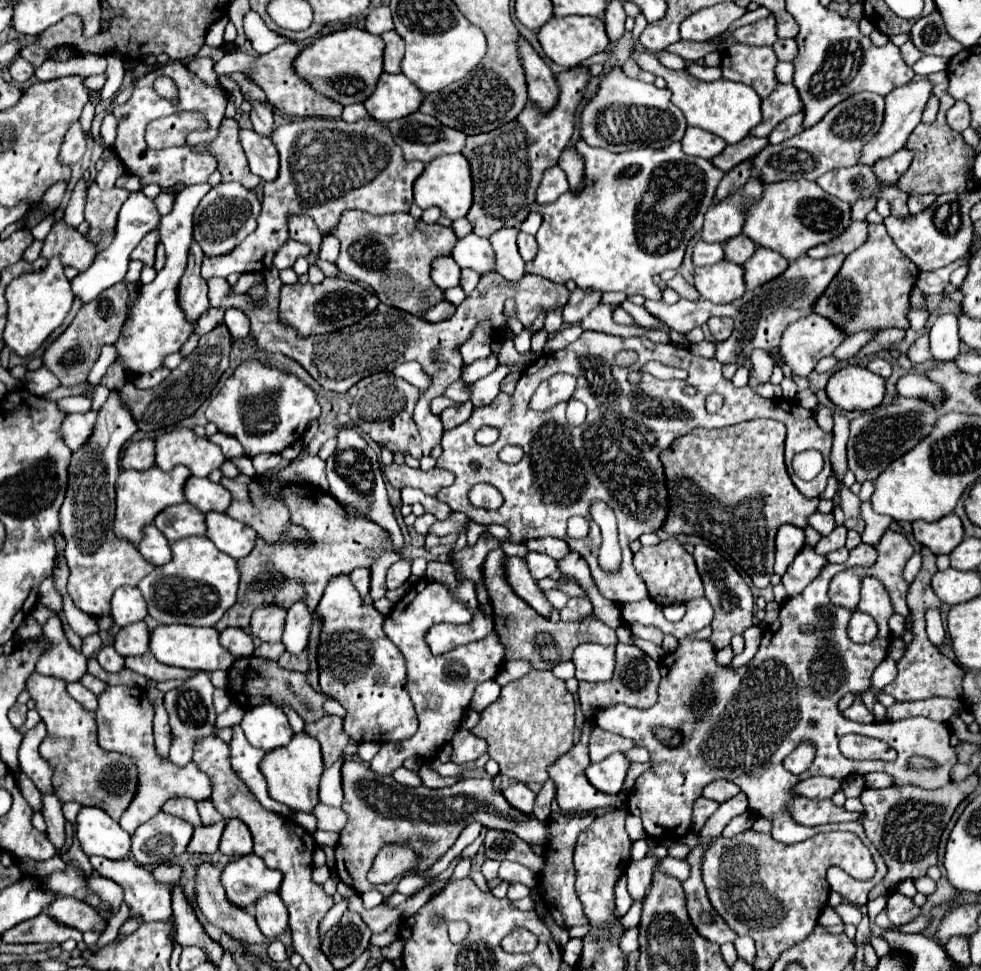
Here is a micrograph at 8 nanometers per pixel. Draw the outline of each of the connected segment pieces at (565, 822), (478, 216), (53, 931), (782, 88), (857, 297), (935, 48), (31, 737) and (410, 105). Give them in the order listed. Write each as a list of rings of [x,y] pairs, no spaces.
[[[556,812],[556,814],[550,814],[548,818],[548,826],[550,826],[550,832],[552,832],[552,840],[548,844],[548,860],[546,860],[546,868],[544,872],[538,876],[538,882],[544,890],[544,900],[548,904],[548,910],[552,914],[552,918],[556,920],[556,924],[560,924],[562,928],[572,928],[572,926],[580,926],[580,924],[588,924],[588,918],[586,914],[582,912],[582,904],[576,896],[576,890],[574,890],[574,882],[576,882],[576,870],[574,870],[574,864],[572,864],[572,852],[576,848],[576,840],[578,840],[578,834],[582,830],[586,830],[592,822],[596,820],[596,814],[562,814],[562,812]]]
[[[580,66],[558,74],[556,80],[560,86],[560,100],[558,100],[556,108],[550,110],[550,114],[542,114],[532,102],[528,102],[524,112],[520,112],[520,116],[516,116],[516,120],[512,120],[512,124],[504,124],[504,128],[496,128],[488,134],[478,134],[478,136],[466,138],[466,146],[464,146],[462,154],[470,162],[470,172],[472,172],[472,182],[474,182],[474,200],[472,200],[472,208],[468,210],[466,218],[472,224],[474,234],[488,238],[488,236],[492,236],[492,232],[496,232],[500,228],[518,228],[528,218],[530,206],[536,202],[536,190],[540,186],[544,172],[548,168],[556,166],[562,150],[566,148],[566,144],[574,132],[574,110],[584,92],[588,76],[590,76],[588,68],[580,68]]]
[[[48,914],[36,916],[36,920],[28,920],[24,924],[16,924],[16,928],[10,928],[2,934],[4,942],[14,942],[14,944],[28,944],[28,942],[54,942],[62,944],[64,940],[74,938],[76,942],[82,940],[82,932],[60,928]]]
[[[778,84],[776,92],[762,100],[762,122],[756,128],[752,128],[750,134],[758,138],[768,136],[780,120],[796,114],[796,110],[802,110],[802,102],[794,84]]]
[[[868,224],[868,240],[846,256],[840,274],[828,286],[828,292],[816,302],[816,314],[832,320],[848,334],[874,328],[908,330],[911,291],[920,271],[892,244],[884,224]]]
[[[932,12],[924,18],[920,18],[914,26],[912,26],[912,42],[914,46],[922,52],[922,54],[932,54],[932,56],[946,56],[952,58],[956,56],[962,46],[956,44],[956,40],[952,40],[944,28],[944,22],[940,18],[938,12]]]
[[[38,724],[30,732],[24,734],[22,746],[20,746],[20,768],[36,784],[36,788],[40,792],[54,792],[52,784],[50,784],[52,770],[38,754],[38,746],[47,737],[47,734],[46,727]]]
[[[382,72],[372,96],[368,96],[364,106],[374,120],[384,122],[416,112],[422,104],[422,98],[422,92],[404,74]]]

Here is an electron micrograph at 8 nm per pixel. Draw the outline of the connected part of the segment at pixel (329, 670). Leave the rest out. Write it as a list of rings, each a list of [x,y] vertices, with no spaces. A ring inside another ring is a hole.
[[[336,576],[328,584],[316,616],[322,622],[318,642],[320,692],[336,698],[346,710],[346,734],[358,744],[400,742],[414,736],[418,718],[406,688],[406,662],[402,652],[382,632],[384,616],[374,606],[364,604],[348,576]]]

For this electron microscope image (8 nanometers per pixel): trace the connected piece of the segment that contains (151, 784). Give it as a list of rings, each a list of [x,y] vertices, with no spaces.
[[[106,686],[102,694],[98,694],[98,744],[104,750],[114,750],[128,754],[136,760],[138,772],[140,772],[140,792],[136,792],[136,800],[128,806],[124,816],[120,818],[120,826],[134,836],[136,828],[144,824],[144,820],[150,820],[162,804],[172,798],[192,798],[196,802],[210,800],[210,780],[204,772],[196,768],[196,764],[188,764],[186,768],[176,768],[170,760],[160,760],[154,752],[154,734],[152,734],[152,718],[154,718],[154,706],[146,698],[146,690],[130,688],[130,686]]]

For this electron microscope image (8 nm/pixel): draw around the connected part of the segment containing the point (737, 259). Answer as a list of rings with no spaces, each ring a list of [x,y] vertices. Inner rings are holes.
[[[738,234],[724,242],[724,258],[740,266],[754,254],[754,250],[756,250],[756,244],[744,234]]]

